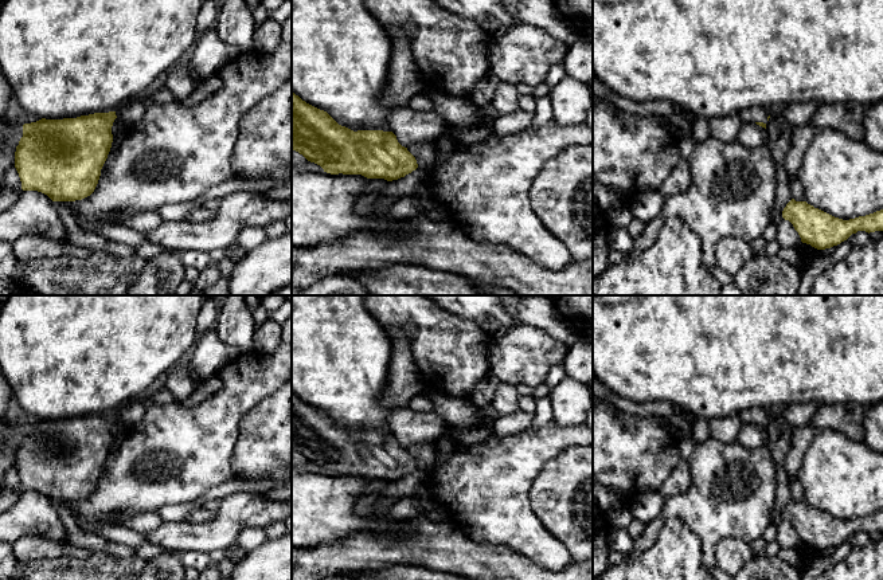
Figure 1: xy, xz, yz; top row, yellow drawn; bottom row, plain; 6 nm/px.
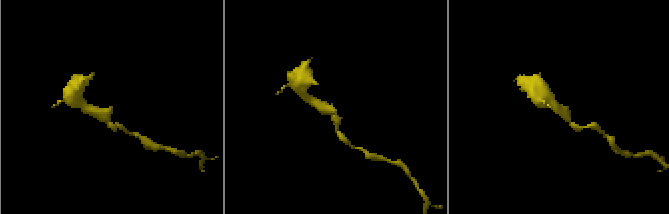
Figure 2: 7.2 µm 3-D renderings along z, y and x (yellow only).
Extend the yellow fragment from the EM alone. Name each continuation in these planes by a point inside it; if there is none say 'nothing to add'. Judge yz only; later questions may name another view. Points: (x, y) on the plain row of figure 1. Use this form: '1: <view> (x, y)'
1: yz (754, 415)

